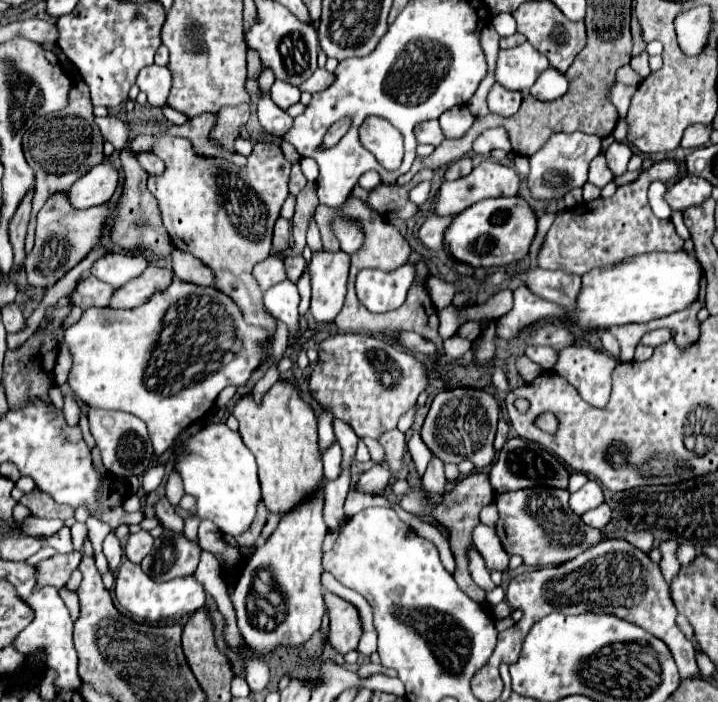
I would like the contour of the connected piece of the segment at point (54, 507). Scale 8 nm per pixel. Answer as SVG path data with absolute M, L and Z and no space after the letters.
M34 490L32 494L24 494L20 498L20 504L30 508L30 512L34 516L40 516L40 518L60 518L60 520L66 520L66 518L74 516L74 510L70 506L56 504L50 496L46 496L40 490Z

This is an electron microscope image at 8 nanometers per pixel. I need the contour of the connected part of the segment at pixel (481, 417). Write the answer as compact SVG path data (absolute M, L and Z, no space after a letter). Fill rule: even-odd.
M472 386L444 388L434 396L420 434L424 444L442 462L460 464L462 460L470 460L482 470L482 466L488 466L494 460L494 434L498 416L500 404L490 392Z

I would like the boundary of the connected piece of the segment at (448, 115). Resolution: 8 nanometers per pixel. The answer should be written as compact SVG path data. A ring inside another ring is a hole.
M456 106L444 112L440 118L440 126L444 128L446 138L460 138L474 122L474 116L468 112L466 106Z

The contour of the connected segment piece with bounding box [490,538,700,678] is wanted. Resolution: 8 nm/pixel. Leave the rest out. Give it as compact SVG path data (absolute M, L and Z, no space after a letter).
M620 538L604 540L566 564L514 576L506 590L506 600L512 608L522 608L524 616L510 632L504 630L498 634L498 644L490 658L492 664L500 662L514 664L520 656L524 636L528 636L532 624L536 624L536 620L542 620L552 612L564 612L564 614L600 612L600 614L614 614L628 622L640 624L646 632L664 640L676 660L680 678L700 676L694 646L676 626L678 612L676 606L672 604L668 584L662 578L658 564L652 562L648 554L640 552L638 548L632 548L626 540Z

